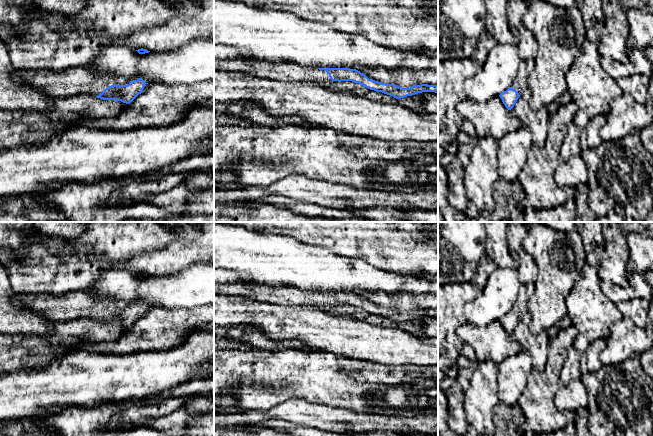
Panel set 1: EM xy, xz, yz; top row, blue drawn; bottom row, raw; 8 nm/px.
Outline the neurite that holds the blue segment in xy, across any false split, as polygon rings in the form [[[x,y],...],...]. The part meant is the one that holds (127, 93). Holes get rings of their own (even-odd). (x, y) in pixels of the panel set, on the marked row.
[[[88,65],[61,71],[31,69],[20,71],[18,76],[26,85],[53,98],[65,98],[79,94],[93,95],[103,100],[131,103],[143,92],[146,83],[142,78],[123,79],[100,75]]]

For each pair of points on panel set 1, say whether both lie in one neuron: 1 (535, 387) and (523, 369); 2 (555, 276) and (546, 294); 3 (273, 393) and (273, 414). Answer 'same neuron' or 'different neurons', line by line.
1: different neurons
2: same neuron
3: different neurons

